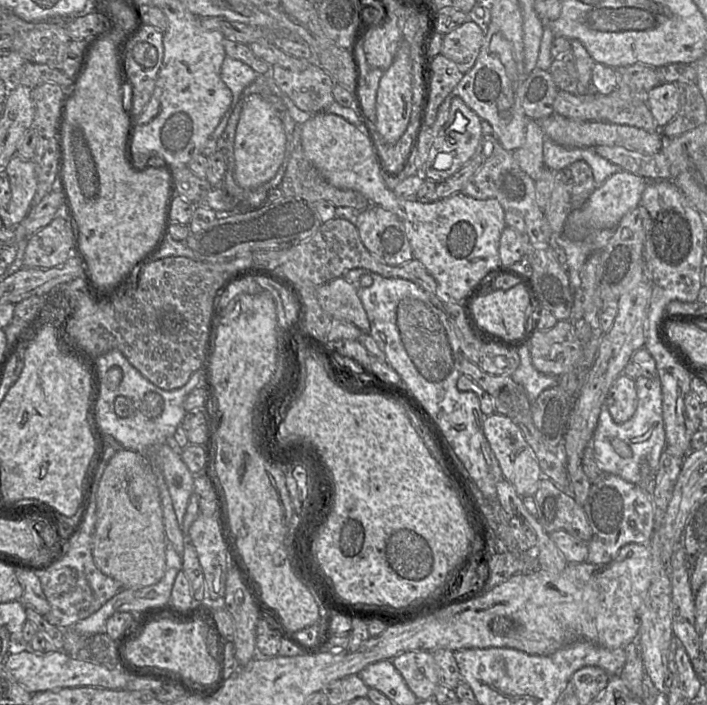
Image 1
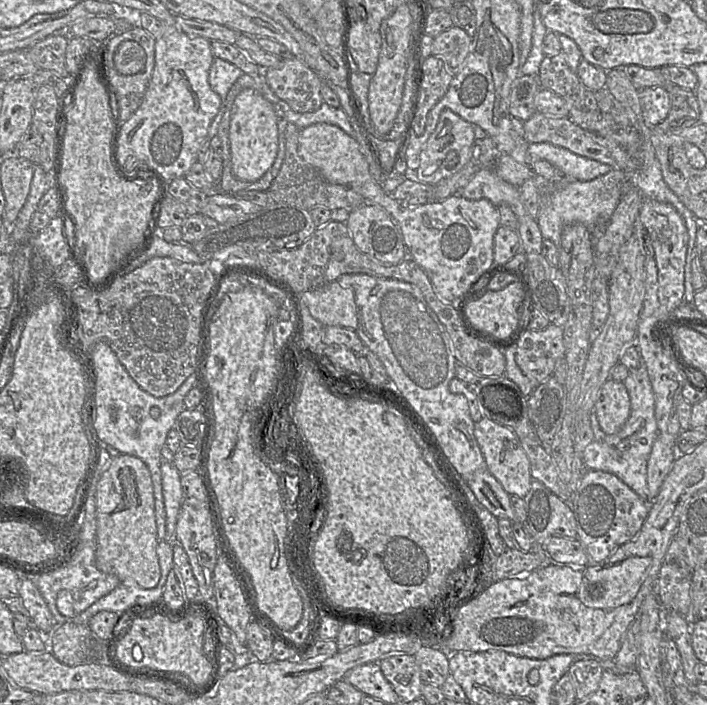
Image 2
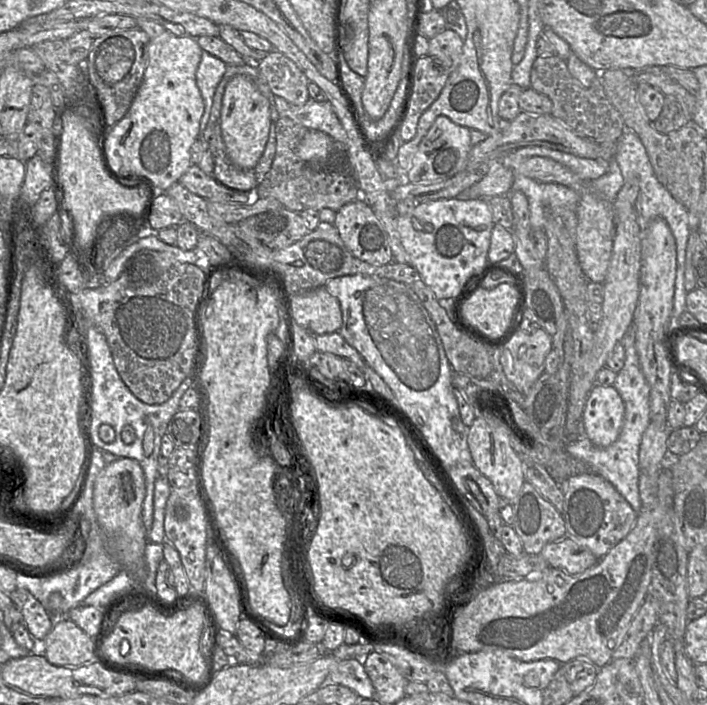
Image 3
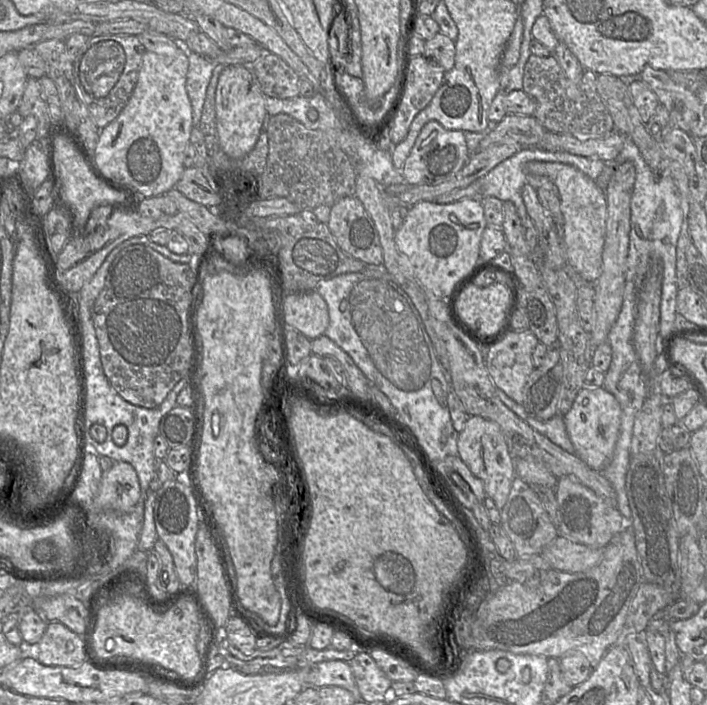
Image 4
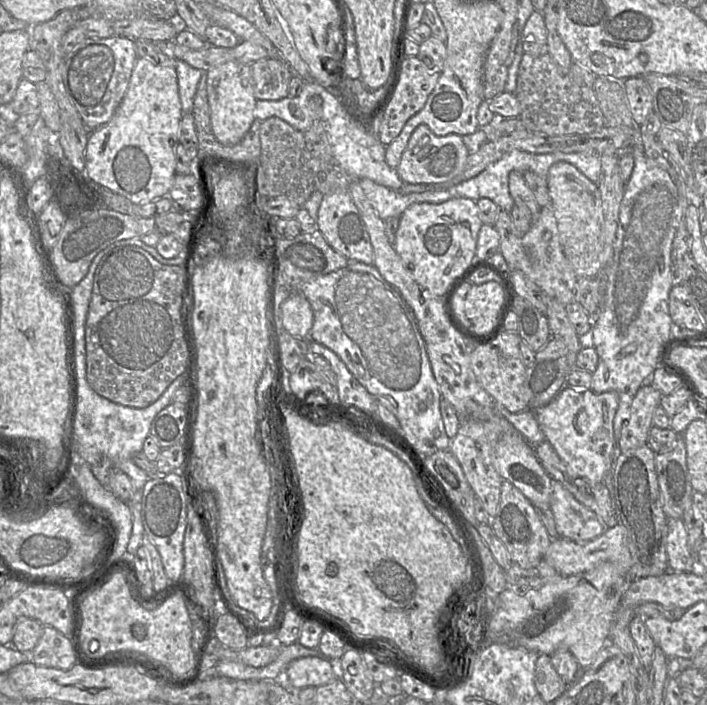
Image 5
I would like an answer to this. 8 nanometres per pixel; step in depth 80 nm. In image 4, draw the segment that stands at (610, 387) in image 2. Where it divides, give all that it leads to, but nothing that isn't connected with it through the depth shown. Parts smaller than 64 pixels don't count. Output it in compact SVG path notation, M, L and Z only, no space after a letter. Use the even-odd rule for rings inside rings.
M602 386L583 387L570 410L562 417L574 453L590 468L603 471L613 455L622 423L622 408L615 395Z

